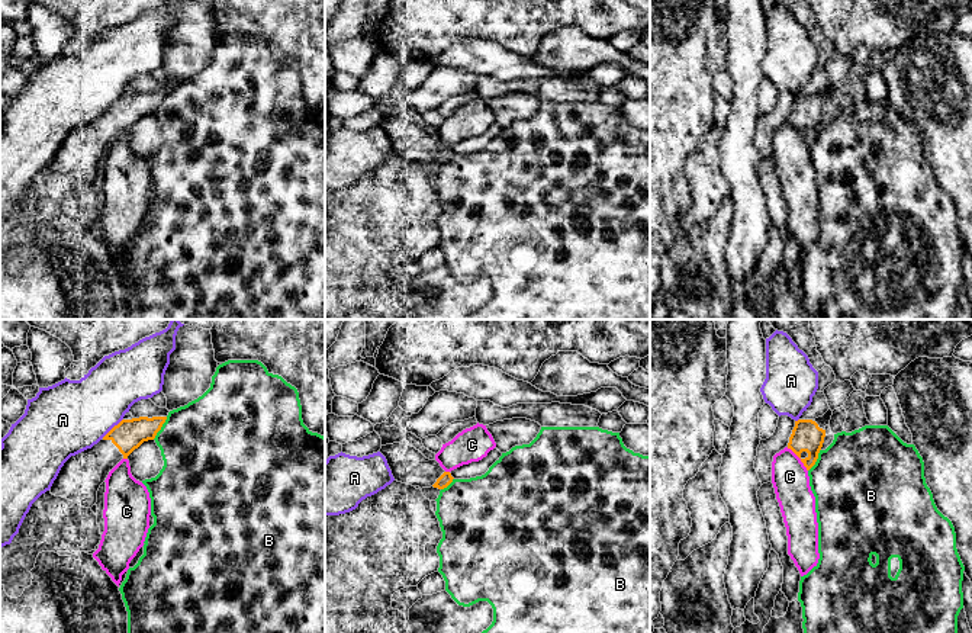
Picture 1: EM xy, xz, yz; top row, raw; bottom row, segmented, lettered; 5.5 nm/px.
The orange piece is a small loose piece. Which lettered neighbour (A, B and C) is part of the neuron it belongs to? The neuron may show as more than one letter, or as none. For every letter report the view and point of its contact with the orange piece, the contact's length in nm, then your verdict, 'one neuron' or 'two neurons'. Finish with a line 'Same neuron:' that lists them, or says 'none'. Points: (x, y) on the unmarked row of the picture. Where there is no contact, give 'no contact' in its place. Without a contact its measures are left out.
A: contact xy (113, 102); length 160 nm; two neurons
B: contact xy (160, 103); length 150 nm; two neurons
C: contact yz (800, 132); length 180 nm; two neurons
Same neuron: none

